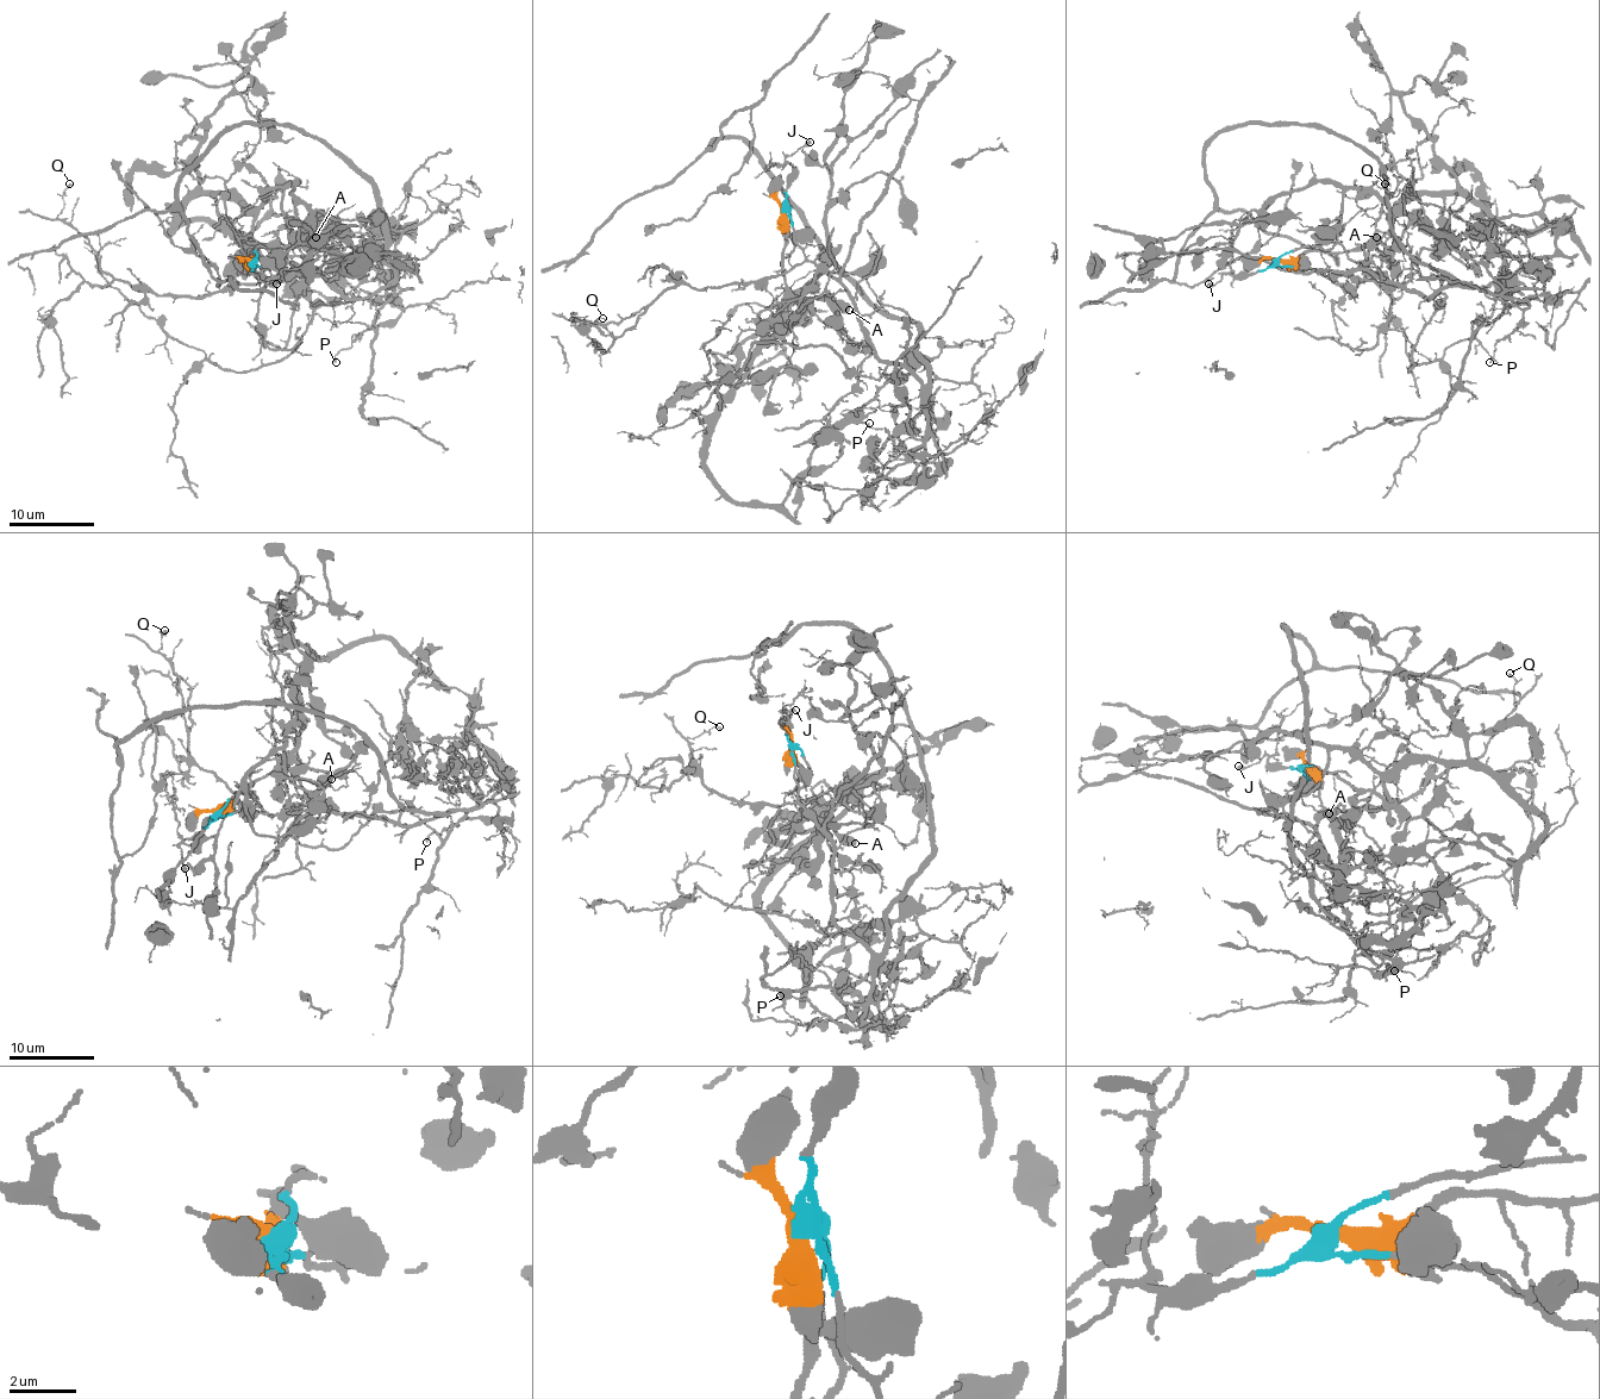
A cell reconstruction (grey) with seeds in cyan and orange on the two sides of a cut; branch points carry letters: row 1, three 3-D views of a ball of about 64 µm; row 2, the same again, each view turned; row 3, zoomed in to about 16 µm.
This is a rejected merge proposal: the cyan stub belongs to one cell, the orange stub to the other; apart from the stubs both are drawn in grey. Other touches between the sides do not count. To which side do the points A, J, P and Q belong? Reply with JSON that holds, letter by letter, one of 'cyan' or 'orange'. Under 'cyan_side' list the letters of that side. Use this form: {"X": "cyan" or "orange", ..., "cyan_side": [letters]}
{"A": "orange", "J": "cyan", "P": "cyan", "Q": "cyan", "cyan_side": ["J", "P", "Q"]}

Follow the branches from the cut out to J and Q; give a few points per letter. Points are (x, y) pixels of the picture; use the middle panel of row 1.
J: (782, 210), (792, 167), (785, 158), (811, 141)
Q: (782, 210), (804, 255), (787, 272), (727, 285), (667, 287), (618, 323), (593, 323), (602, 318)

